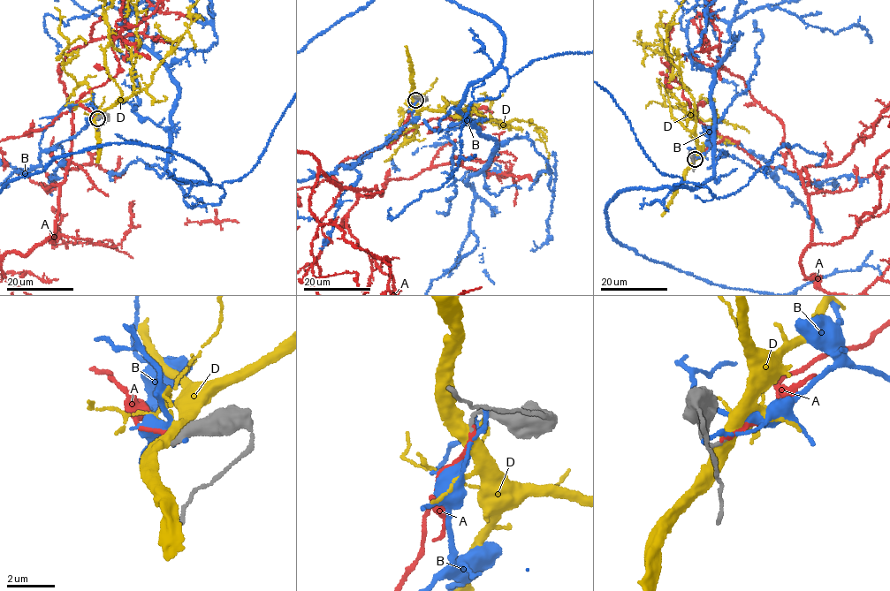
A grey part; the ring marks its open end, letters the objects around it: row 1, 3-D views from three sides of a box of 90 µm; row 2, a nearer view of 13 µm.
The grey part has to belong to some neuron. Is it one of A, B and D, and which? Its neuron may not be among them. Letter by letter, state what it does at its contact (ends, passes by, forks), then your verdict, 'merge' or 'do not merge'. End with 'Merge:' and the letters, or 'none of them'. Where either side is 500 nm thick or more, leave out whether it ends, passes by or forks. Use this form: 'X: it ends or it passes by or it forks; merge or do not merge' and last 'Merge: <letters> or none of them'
A: it ends; merge
B: it ends; do not merge
D: it passes by; do not merge
Merge: A

